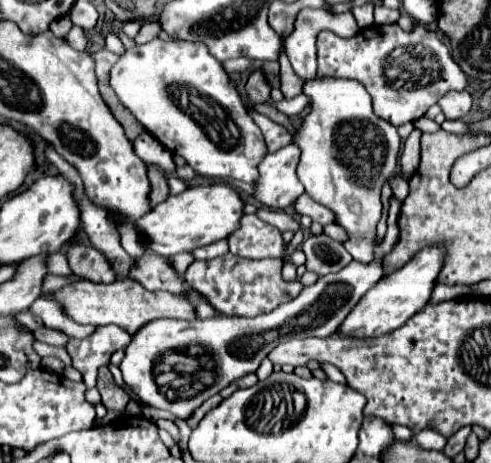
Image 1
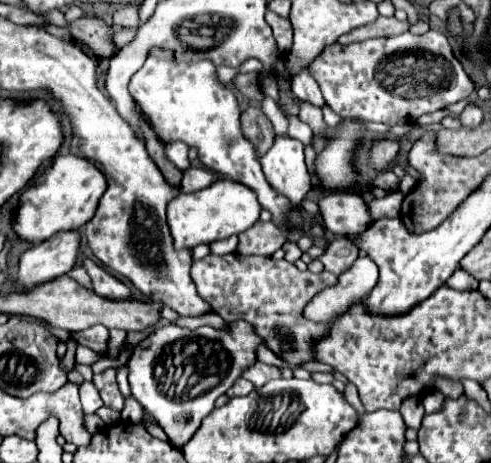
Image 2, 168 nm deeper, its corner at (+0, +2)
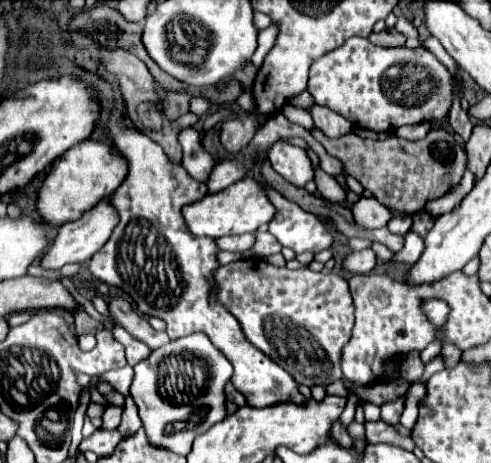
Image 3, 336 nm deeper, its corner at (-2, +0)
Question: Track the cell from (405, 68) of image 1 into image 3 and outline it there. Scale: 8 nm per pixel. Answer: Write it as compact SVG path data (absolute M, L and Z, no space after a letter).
M349 38L343 46L327 52L325 56L313 62L309 70L307 90L311 90L311 96L319 106L327 106L333 112L345 116L357 128L389 132L403 124L419 124L419 122L445 118L451 108L453 78L447 72L447 68L435 58L435 54L425 48L415 48L415 50L409 50L405 46L381 48L381 46L369 44L367 38Z

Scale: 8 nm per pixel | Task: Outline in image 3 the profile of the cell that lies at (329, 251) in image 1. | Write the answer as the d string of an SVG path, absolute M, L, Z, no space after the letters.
M373 250L351 252L343 262L343 272L349 274L369 274L377 266L377 254Z

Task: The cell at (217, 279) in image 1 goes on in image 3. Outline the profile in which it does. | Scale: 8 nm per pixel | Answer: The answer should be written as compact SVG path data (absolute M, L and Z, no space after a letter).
M243 258L239 262L221 266L215 272L215 282L219 290L219 300L231 310L231 314L241 322L247 340L267 354L275 364L287 370L297 384L305 386L327 386L331 382L343 380L341 372L341 350L351 338L353 330L353 300L349 294L347 280L341 274L311 272L309 268L289 270L277 268L263 258Z

